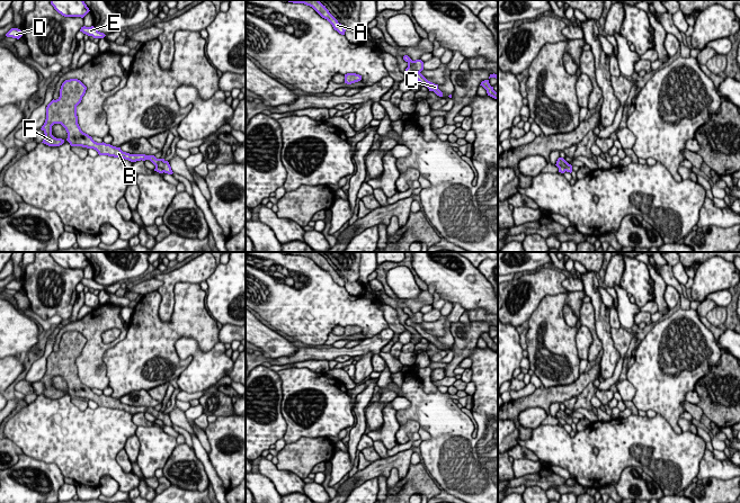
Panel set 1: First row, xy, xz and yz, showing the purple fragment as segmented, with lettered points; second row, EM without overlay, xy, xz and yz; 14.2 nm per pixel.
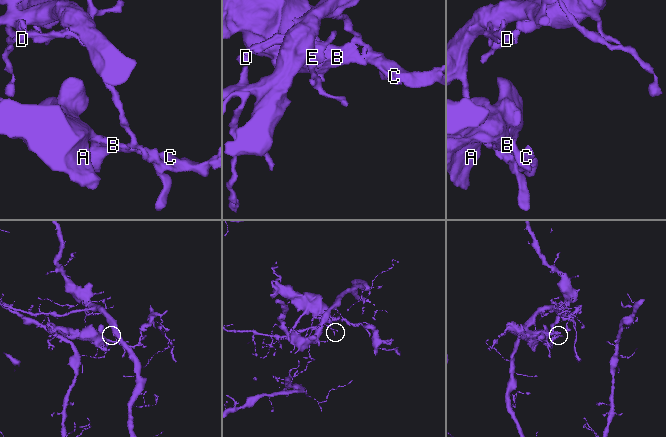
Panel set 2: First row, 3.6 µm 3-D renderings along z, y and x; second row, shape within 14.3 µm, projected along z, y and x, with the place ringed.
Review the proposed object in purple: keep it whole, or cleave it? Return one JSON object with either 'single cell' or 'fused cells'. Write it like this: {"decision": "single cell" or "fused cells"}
{"decision": "fused cells"}

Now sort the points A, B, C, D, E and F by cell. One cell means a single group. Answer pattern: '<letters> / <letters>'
A B C F / D E

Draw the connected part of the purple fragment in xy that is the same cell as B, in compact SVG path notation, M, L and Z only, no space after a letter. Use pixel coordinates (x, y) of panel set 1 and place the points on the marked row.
M78 79L65 80L60 89L60 97L52 100L46 107L46 119L42 126L45 137L42 143L48 146L60 146L64 140L56 138L52 135L52 126L61 124L66 133L66 141L71 146L82 146L93 149L99 155L123 158L131 162L150 160L155 167L163 170L164 173L172 174L171 167L164 159L157 159L154 155L130 154L123 152L121 147L106 143L97 143L91 136L83 133L78 124L77 106L81 102L87 87Z

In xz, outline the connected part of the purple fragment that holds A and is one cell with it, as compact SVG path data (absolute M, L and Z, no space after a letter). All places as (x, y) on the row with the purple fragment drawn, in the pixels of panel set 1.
M288 0L293 3L304 3L312 7L322 18L327 19L339 34L345 35L345 27L329 12L329 10L319 0Z

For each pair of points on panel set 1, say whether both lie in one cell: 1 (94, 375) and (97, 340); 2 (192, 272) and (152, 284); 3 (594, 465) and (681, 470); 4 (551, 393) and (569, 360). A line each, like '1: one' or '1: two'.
1: one
2: two
3: one
4: two

